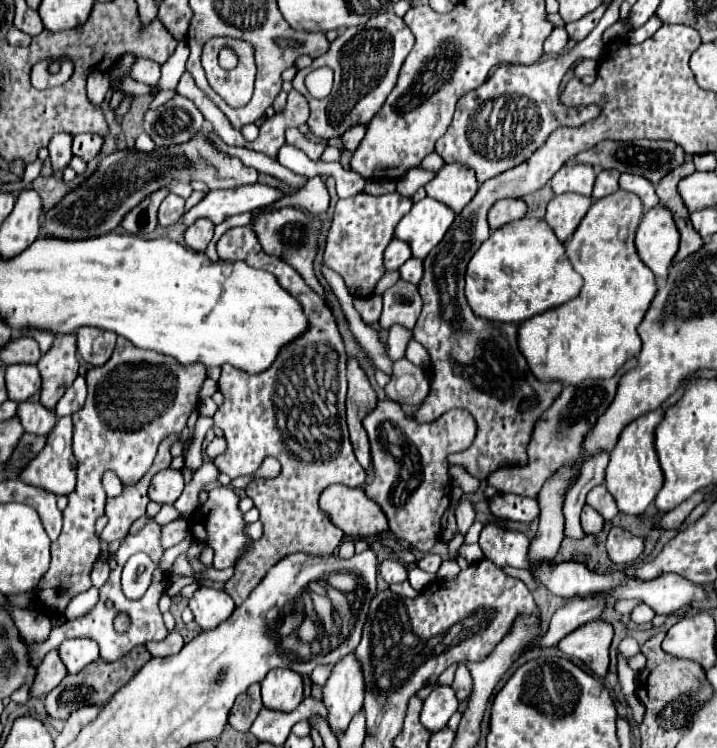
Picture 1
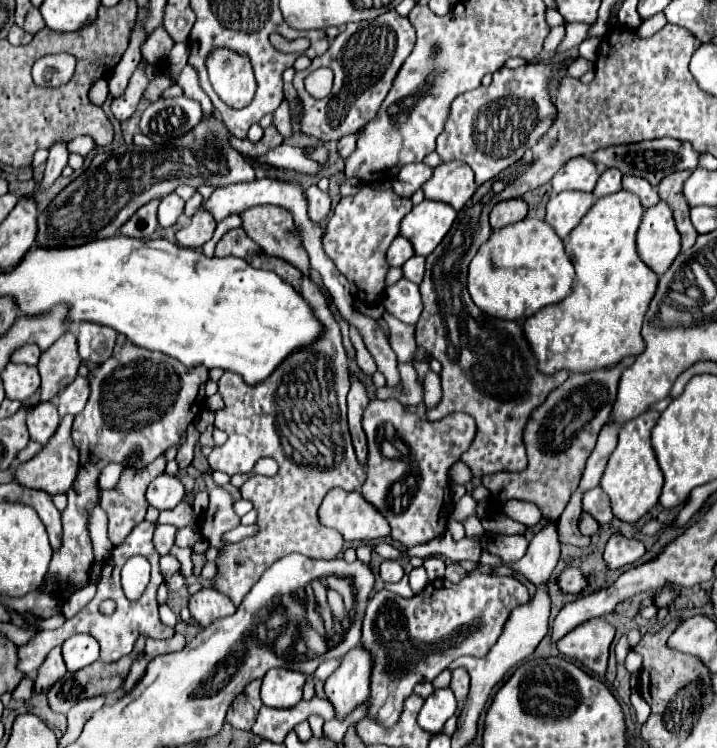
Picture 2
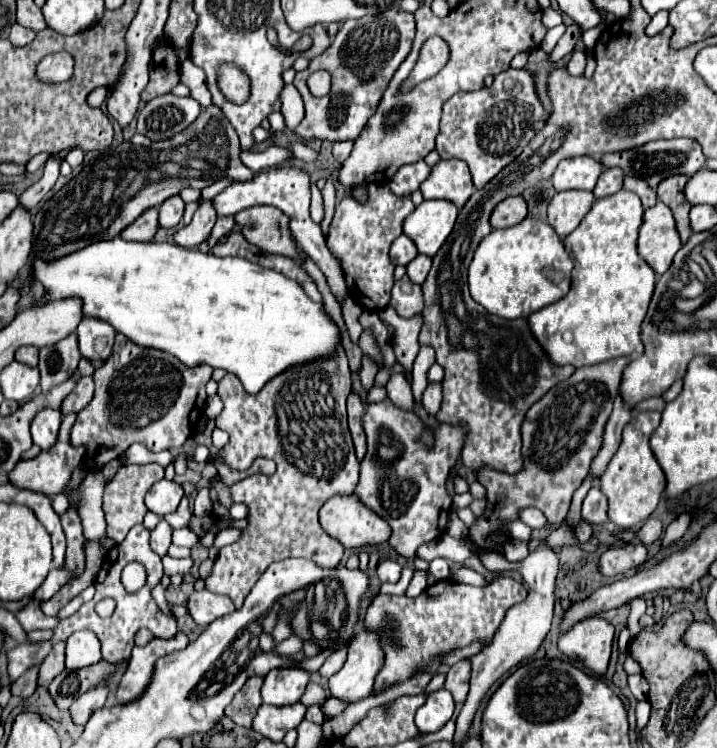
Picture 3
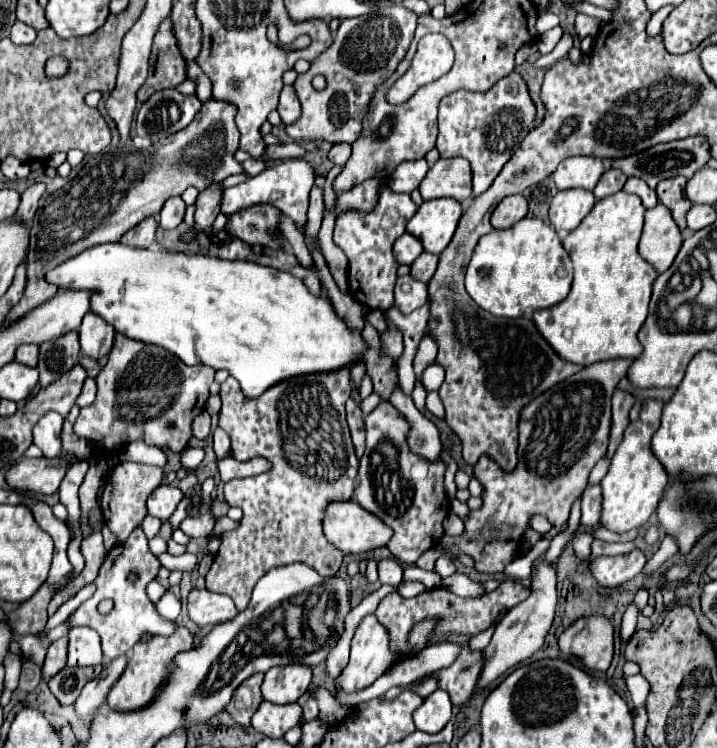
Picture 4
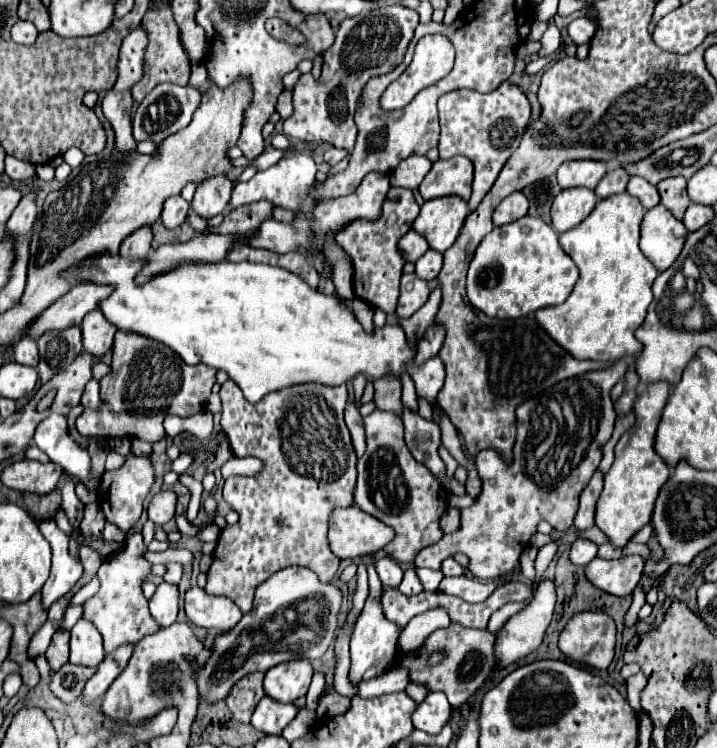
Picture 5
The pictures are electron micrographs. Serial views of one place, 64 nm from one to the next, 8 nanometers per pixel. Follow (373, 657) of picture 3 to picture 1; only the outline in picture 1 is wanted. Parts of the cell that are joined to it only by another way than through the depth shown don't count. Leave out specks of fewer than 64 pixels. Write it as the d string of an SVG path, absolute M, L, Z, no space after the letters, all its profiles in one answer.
M354 654L344 656L332 670L324 684L324 704L328 708L328 722L334 732L344 732L352 716L362 710L364 676L362 666Z

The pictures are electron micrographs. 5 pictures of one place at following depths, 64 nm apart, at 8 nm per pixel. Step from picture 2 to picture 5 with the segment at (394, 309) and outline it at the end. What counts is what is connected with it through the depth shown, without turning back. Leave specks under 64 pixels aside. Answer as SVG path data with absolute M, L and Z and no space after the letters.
M404 274L400 284L400 300L396 314L400 318L410 318L430 296L430 284L416 274Z

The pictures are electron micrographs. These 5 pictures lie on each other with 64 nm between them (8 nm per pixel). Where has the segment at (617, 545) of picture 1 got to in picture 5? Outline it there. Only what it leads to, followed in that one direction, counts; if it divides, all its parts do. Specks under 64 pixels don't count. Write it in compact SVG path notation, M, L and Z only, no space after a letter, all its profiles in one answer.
M624 556L618 560L594 558L590 564L586 564L584 576L596 588L608 594L630 598L632 590L640 582L642 568L644 568L644 560L640 556Z

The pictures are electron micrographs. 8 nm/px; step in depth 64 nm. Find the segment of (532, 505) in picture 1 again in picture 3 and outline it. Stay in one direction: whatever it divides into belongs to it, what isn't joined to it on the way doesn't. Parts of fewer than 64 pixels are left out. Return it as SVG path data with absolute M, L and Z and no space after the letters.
M528 508L528 510L524 510L524 514L522 514L522 522L528 524L530 528L544 528L544 526L548 524L546 516L544 516L540 510L536 510L536 508Z

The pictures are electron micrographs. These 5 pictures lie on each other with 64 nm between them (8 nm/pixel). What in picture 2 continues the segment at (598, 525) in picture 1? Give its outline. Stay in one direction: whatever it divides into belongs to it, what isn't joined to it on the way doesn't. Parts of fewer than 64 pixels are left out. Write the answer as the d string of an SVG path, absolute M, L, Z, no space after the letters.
M582 514L580 522L578 522L578 528L584 536L592 536L598 530L598 522L590 514Z

